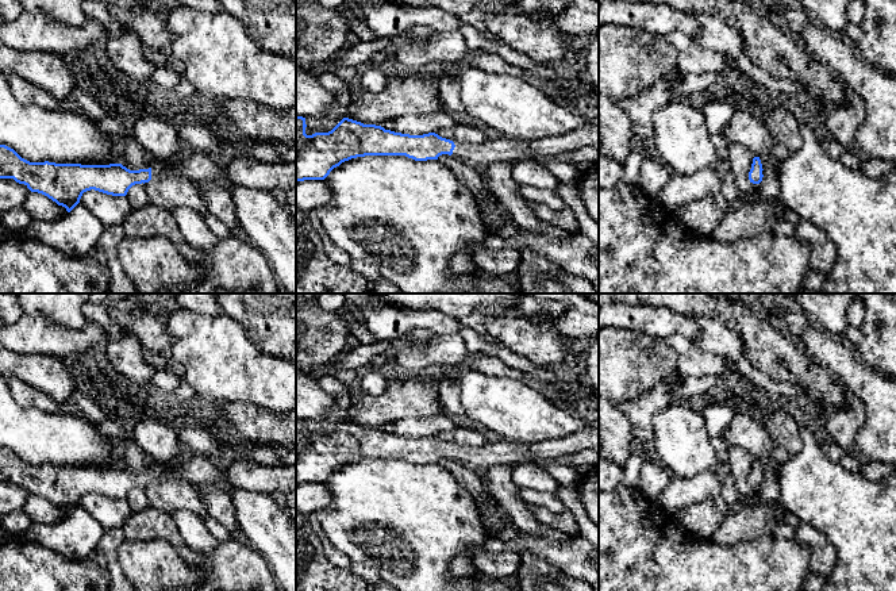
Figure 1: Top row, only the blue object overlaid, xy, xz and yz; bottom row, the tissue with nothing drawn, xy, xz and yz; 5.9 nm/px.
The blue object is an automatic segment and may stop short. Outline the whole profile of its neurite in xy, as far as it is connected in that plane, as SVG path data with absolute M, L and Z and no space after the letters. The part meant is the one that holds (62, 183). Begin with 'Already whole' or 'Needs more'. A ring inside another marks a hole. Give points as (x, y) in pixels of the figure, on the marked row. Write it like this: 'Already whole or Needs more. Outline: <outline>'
Needs more. Outline: M0 145L0 179L14 179L31 192L38 192L70 212L84 192L95 189L112 196L126 196L135 184L145 185L158 177L159 168L130 170L122 164L81 165L30 162L14 149Z

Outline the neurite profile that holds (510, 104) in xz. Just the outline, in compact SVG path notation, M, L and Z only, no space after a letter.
M469 68L454 77L465 112L478 126L532 142L568 134L587 123L523 77Z

